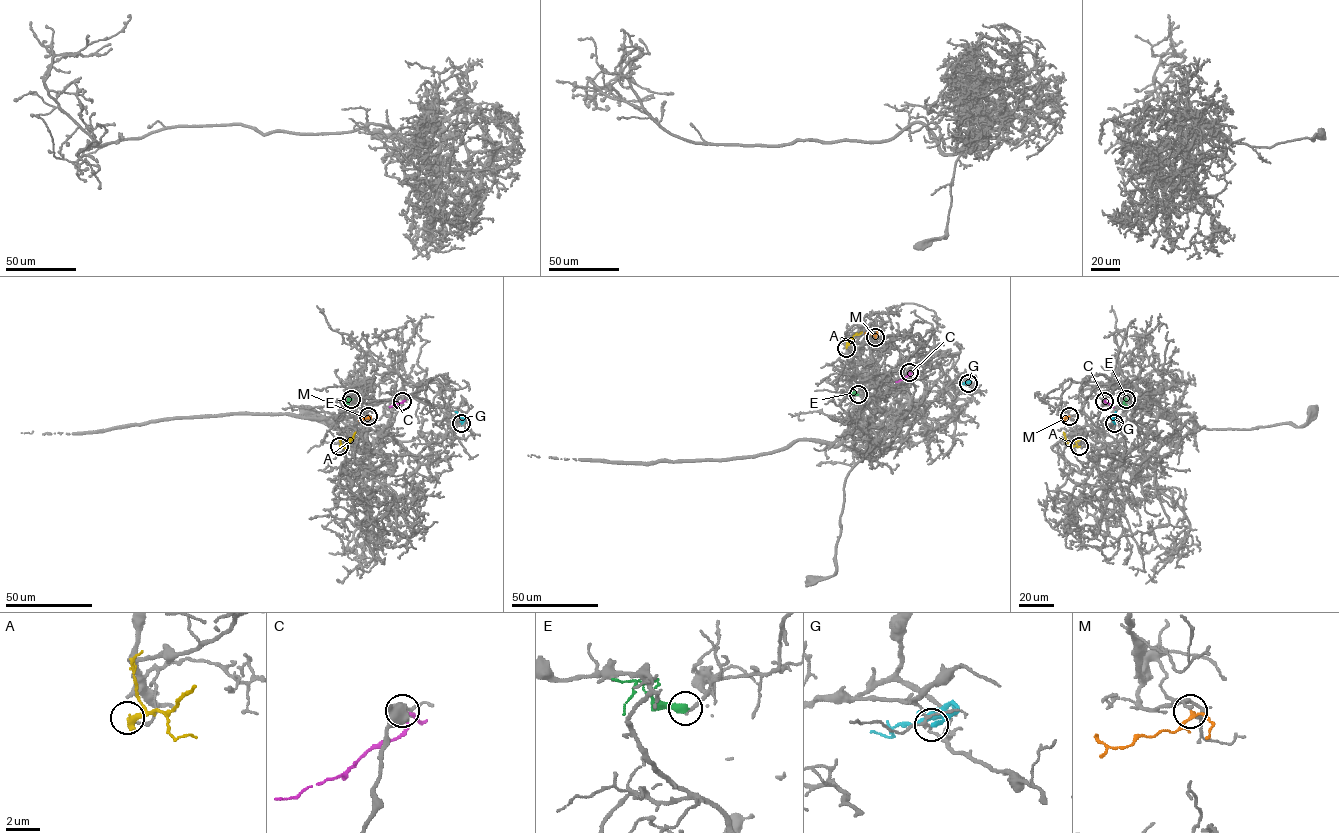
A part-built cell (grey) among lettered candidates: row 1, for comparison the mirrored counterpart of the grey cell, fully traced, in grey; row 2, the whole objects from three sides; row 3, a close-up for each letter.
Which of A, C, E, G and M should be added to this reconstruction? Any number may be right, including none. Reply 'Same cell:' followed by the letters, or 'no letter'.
Same cell: M

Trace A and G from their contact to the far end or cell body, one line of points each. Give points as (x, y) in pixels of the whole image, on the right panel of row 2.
A: (1079, 446), (1067, 443), (1063, 432)
G: (1114, 424), (1112, 418), (1115, 412)

